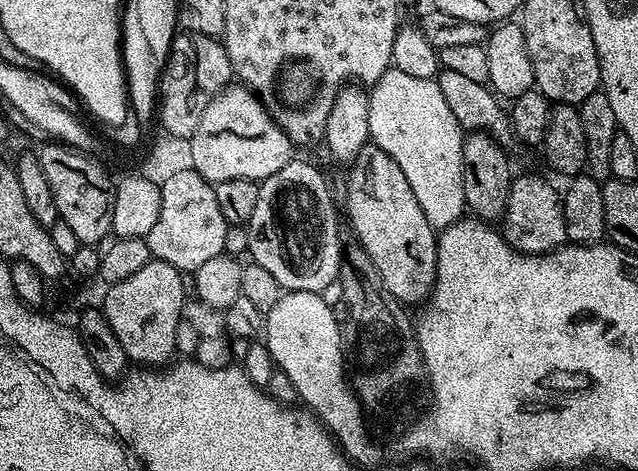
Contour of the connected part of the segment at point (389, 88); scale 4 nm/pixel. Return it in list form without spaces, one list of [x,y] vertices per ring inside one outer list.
[[[391,67],[371,87],[368,105],[371,143],[398,162],[432,227],[437,230],[451,227],[466,212],[463,158],[466,133],[458,118],[454,118],[446,98],[442,98],[439,83],[435,79],[414,78]]]

